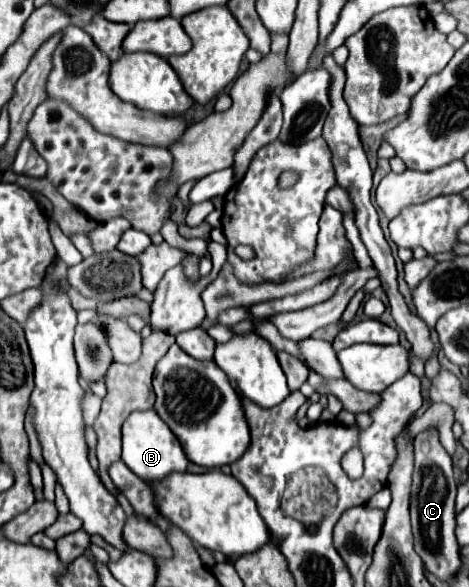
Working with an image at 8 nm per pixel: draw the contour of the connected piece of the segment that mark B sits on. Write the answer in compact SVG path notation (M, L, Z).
M151 409L131 413L123 423L123 463L145 483L155 483L171 473L185 473L189 459L167 423L163 423L161 417Z

